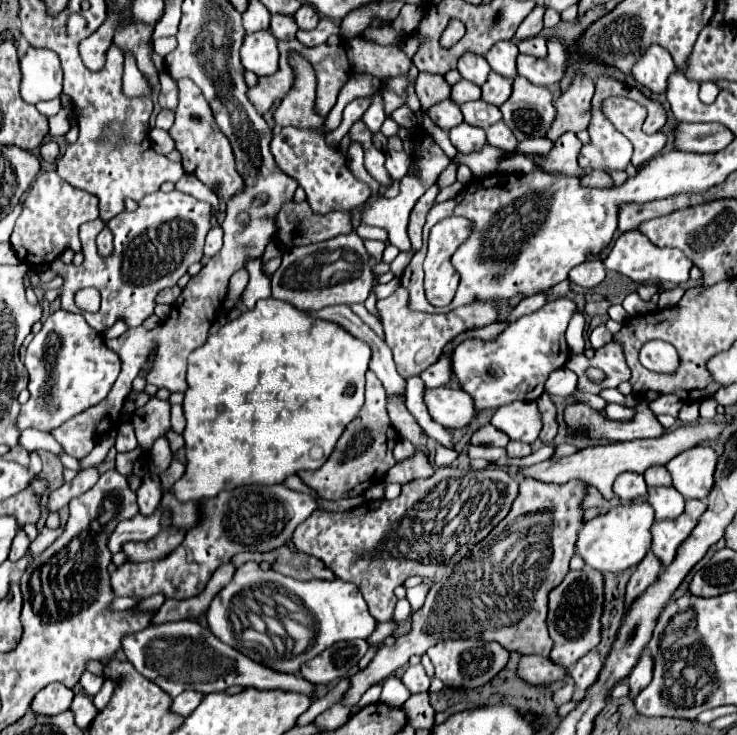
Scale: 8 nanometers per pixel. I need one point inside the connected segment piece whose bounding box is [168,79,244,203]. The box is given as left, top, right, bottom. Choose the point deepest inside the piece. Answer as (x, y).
(206, 154)

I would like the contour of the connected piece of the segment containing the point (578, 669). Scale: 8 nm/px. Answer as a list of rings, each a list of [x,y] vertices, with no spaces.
[[[594,649],[594,651],[586,653],[586,655],[576,663],[576,667],[570,671],[570,675],[574,677],[576,685],[586,691],[586,689],[596,681],[598,673],[600,673],[600,667],[602,667],[602,657],[600,657],[600,653]]]

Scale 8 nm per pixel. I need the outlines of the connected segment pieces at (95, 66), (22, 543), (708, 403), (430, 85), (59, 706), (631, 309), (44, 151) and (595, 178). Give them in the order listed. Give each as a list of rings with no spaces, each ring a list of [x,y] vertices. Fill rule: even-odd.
[[[110,13],[108,19],[104,21],[104,25],[102,25],[94,35],[90,35],[88,39],[84,39],[84,41],[78,45],[80,57],[82,57],[84,65],[86,65],[90,71],[100,71],[100,69],[104,67],[106,51],[108,51],[108,47],[112,45],[112,37],[114,37],[116,25],[118,25],[118,15]]]
[[[20,529],[18,535],[14,537],[14,543],[12,543],[12,549],[10,549],[10,561],[16,561],[20,557],[24,557],[28,553],[28,545],[30,545],[30,539],[28,535]]]
[[[706,399],[706,401],[702,401],[702,405],[700,405],[700,417],[706,419],[706,421],[712,421],[712,419],[716,417],[716,407],[718,407],[716,399]]]
[[[420,73],[416,79],[416,95],[422,101],[422,111],[428,111],[434,103],[440,103],[450,97],[450,85],[442,75]]]
[[[52,683],[36,693],[36,697],[32,699],[32,711],[40,715],[64,713],[70,709],[72,699],[74,699],[72,689],[64,687],[62,683]]]
[[[634,291],[634,293],[630,293],[630,295],[622,301],[622,307],[628,311],[628,315],[630,315],[630,317],[644,315],[644,313],[648,313],[648,311],[650,311],[650,303],[642,301],[642,299],[638,297],[638,293],[636,293],[636,291]]]
[[[52,140],[52,143],[42,143],[40,147],[40,155],[44,161],[56,161],[56,157],[60,155],[59,145],[56,145],[56,142]]]
[[[592,171],[582,179],[582,185],[592,185],[592,187],[611,187],[613,181],[611,177],[603,171]]]

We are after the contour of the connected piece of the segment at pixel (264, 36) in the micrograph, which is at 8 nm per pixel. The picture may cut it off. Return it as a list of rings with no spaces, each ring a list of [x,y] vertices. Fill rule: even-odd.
[[[260,31],[244,37],[240,47],[240,59],[244,69],[262,75],[272,75],[278,69],[278,47],[270,31]]]

